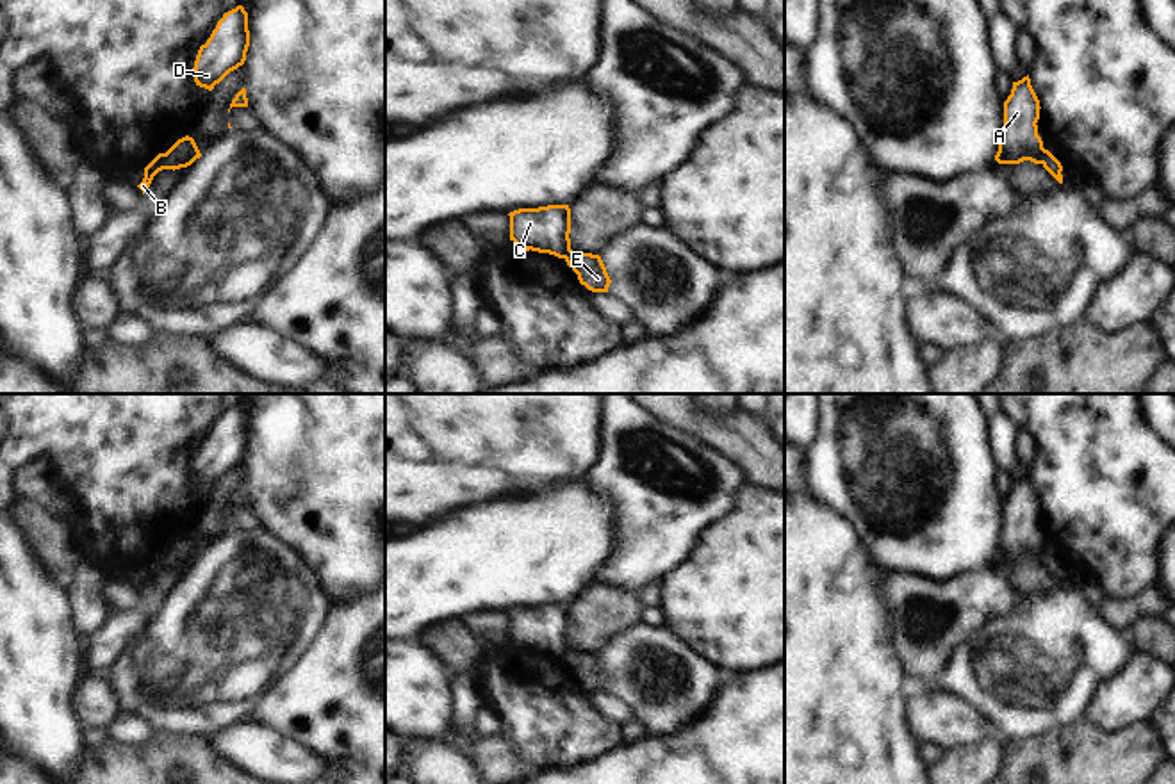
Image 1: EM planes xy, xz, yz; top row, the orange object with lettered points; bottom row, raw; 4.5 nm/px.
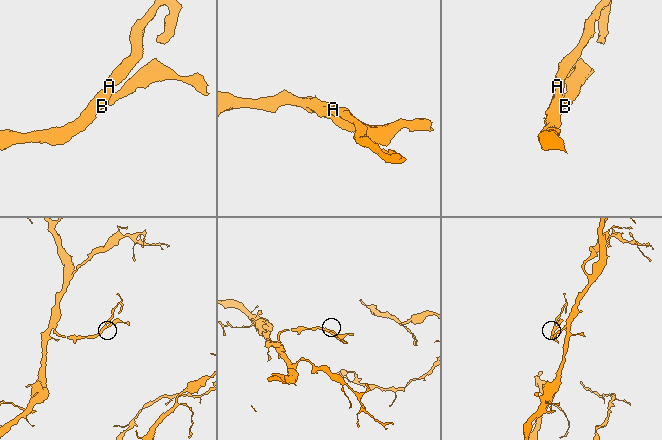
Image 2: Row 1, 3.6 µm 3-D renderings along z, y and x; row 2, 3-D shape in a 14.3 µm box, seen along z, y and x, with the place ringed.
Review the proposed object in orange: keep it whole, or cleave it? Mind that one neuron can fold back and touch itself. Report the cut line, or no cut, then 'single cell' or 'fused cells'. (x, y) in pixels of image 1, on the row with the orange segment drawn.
xy (168, 152), (163, 168) | fused cells

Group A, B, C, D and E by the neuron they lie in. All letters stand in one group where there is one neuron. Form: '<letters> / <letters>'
A B C D / E

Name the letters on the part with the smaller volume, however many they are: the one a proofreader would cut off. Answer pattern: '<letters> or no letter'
E.

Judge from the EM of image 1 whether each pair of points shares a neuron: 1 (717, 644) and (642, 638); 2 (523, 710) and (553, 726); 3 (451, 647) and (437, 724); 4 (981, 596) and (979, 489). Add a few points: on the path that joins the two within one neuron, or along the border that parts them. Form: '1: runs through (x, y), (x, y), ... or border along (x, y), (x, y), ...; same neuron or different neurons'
1: border along (664, 624), (717, 667); different neurons
2: runs through (530, 715), (546, 726); same neuron
3: border along (418, 640), (427, 644), (451, 674); different neurons
4: border along (990, 562), (983, 571), (958, 574), (940, 583); different neurons

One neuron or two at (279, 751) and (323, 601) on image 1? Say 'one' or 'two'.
two

